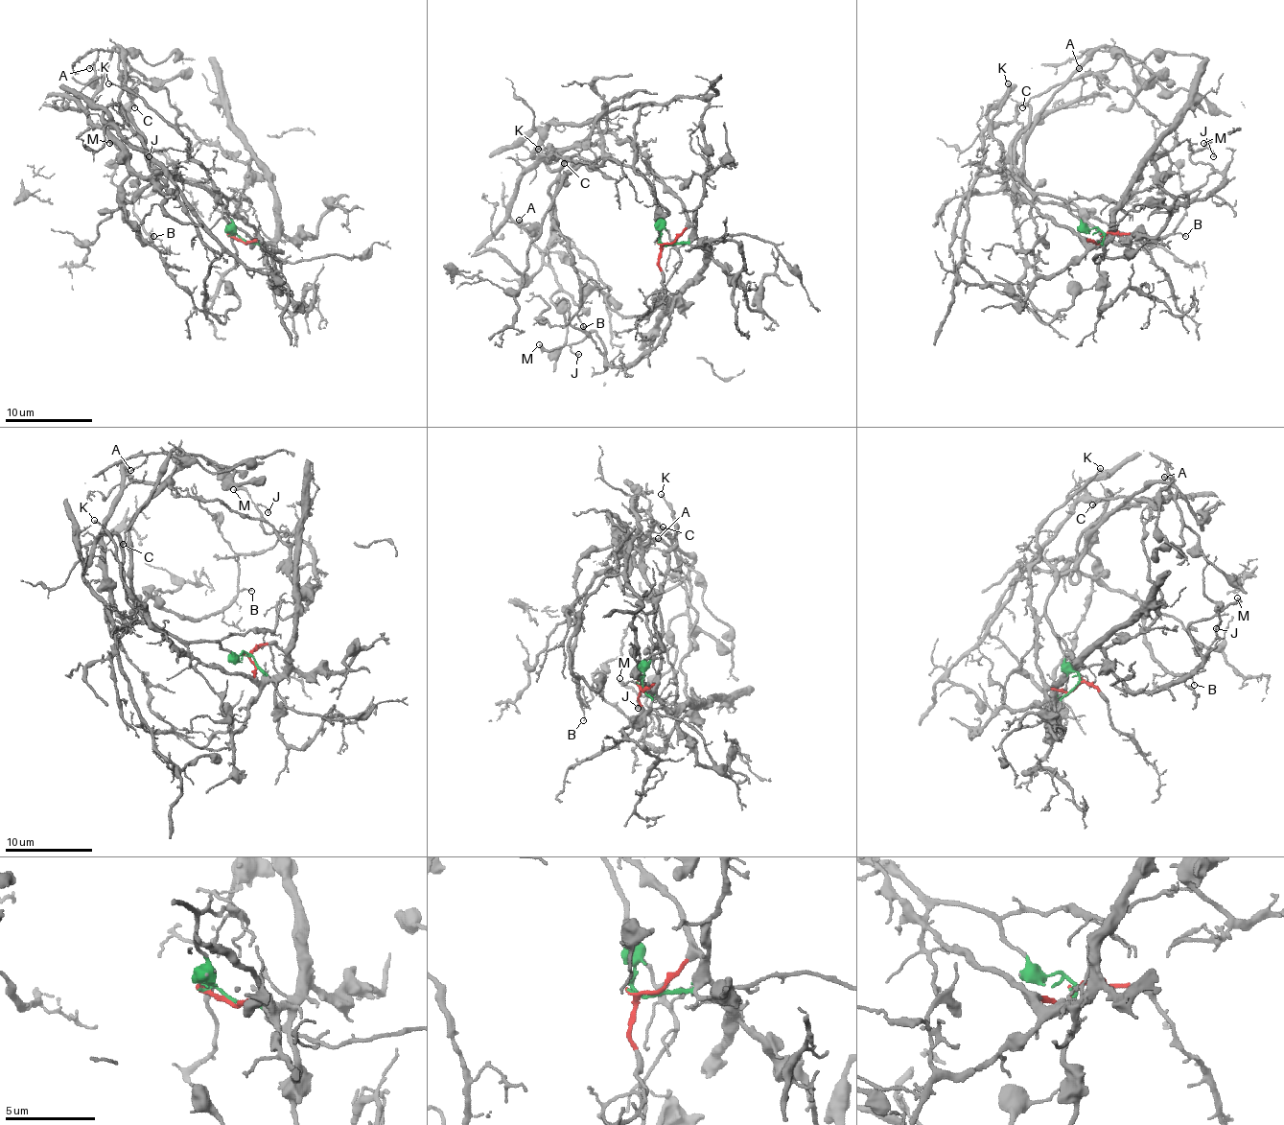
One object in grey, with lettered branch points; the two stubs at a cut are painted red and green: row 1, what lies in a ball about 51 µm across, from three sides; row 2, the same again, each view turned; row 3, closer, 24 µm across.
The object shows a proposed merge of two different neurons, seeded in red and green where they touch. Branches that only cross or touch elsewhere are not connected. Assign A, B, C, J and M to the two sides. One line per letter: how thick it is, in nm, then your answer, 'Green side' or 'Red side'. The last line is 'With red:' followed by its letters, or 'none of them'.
A: Thickness 110 nm. Green side
B: Thickness 90 nm. Green side
C: Thickness 120 nm. Green side
J: Thickness 120 nm. Red side
M: Thickness 300 nm. Red side
With red: J, M

